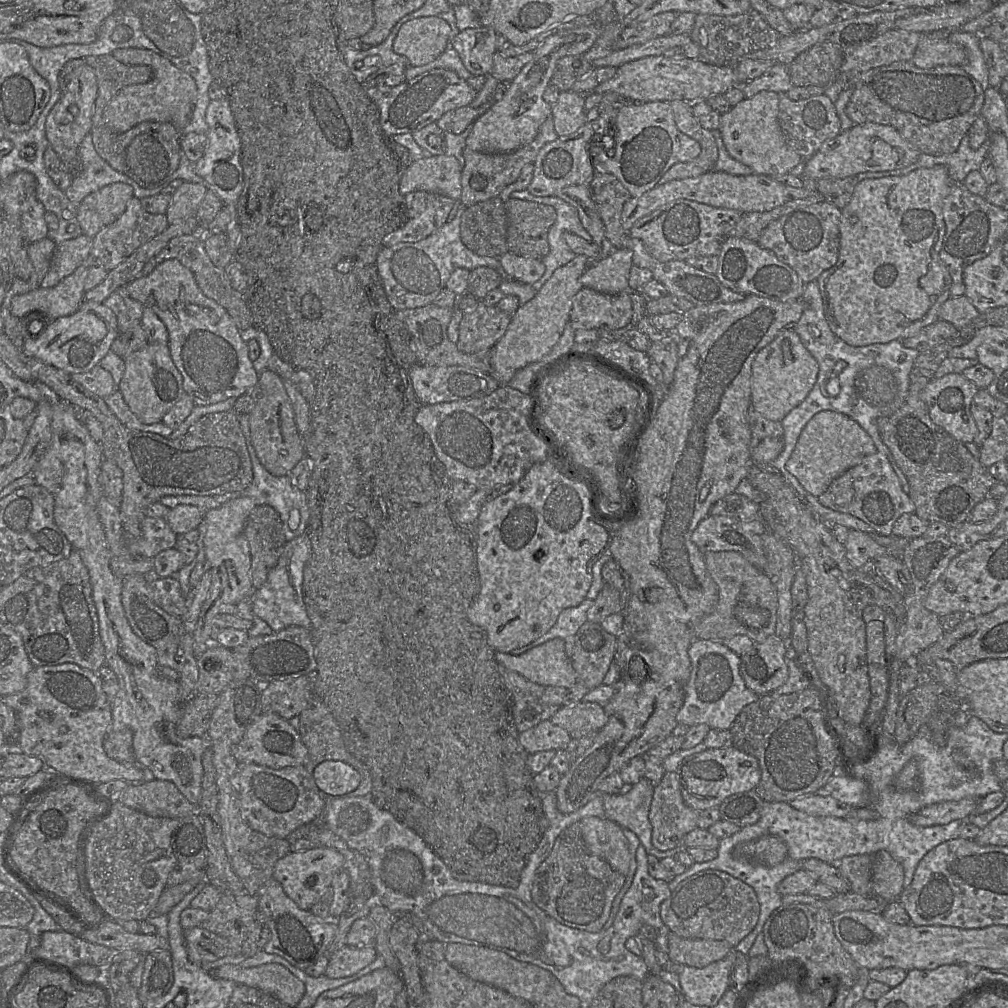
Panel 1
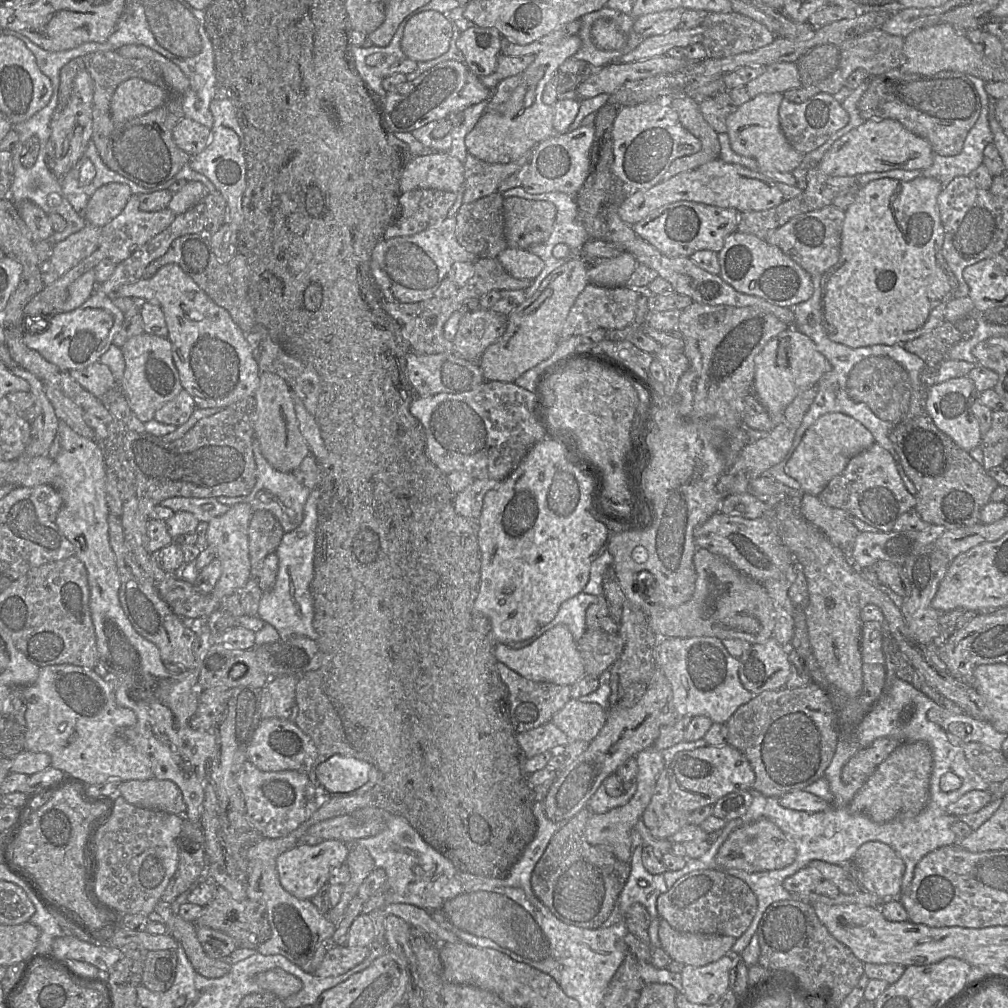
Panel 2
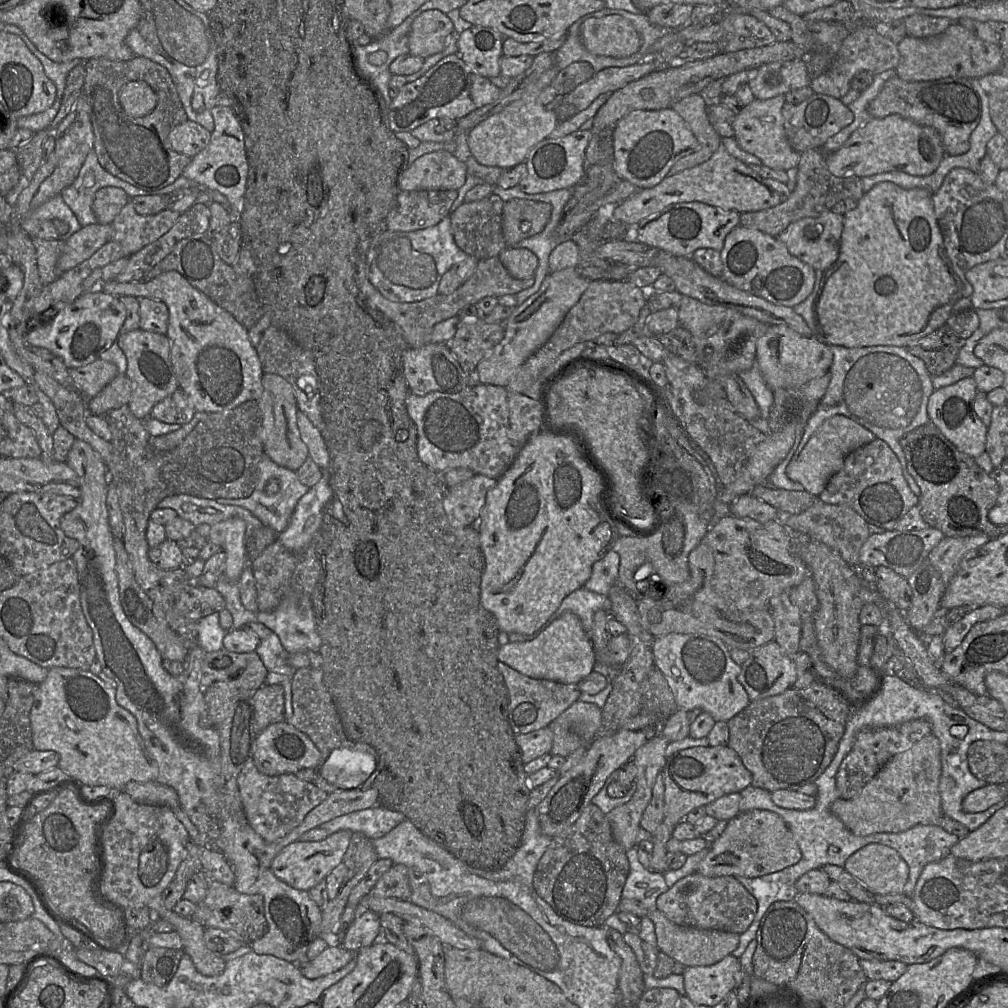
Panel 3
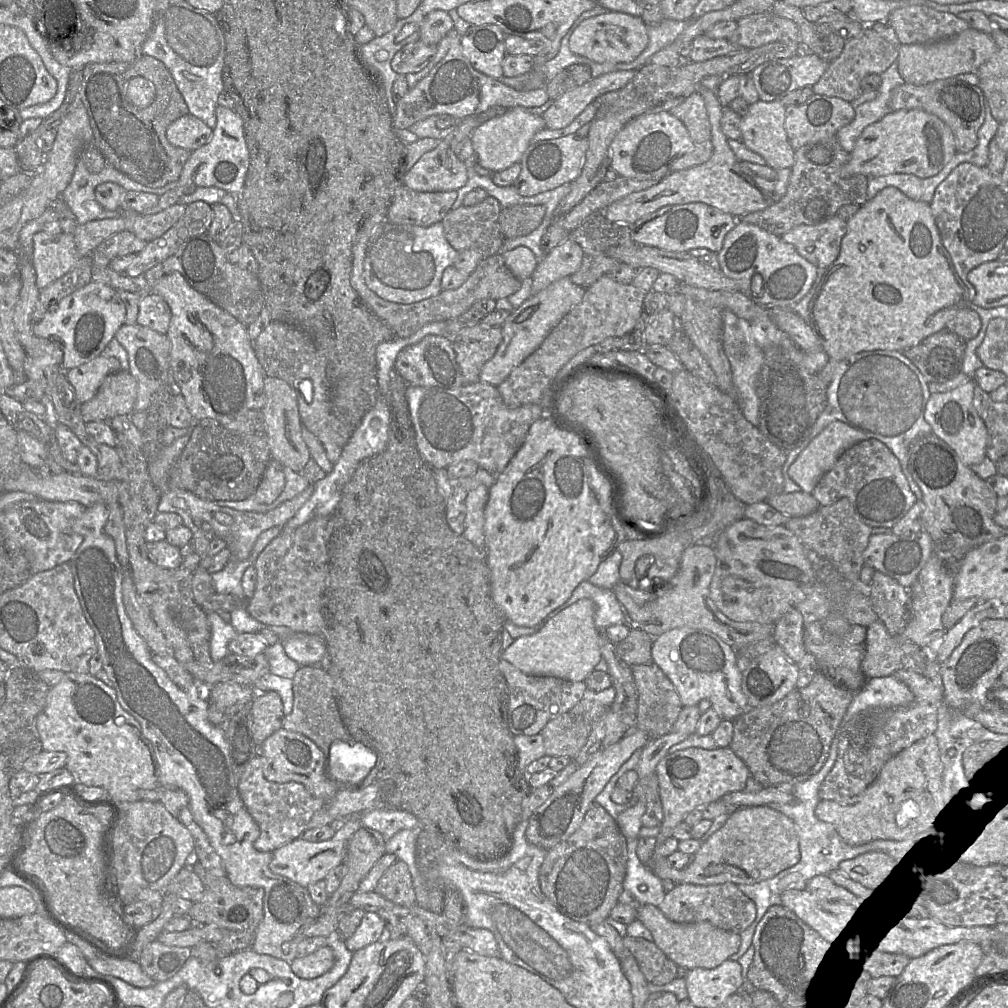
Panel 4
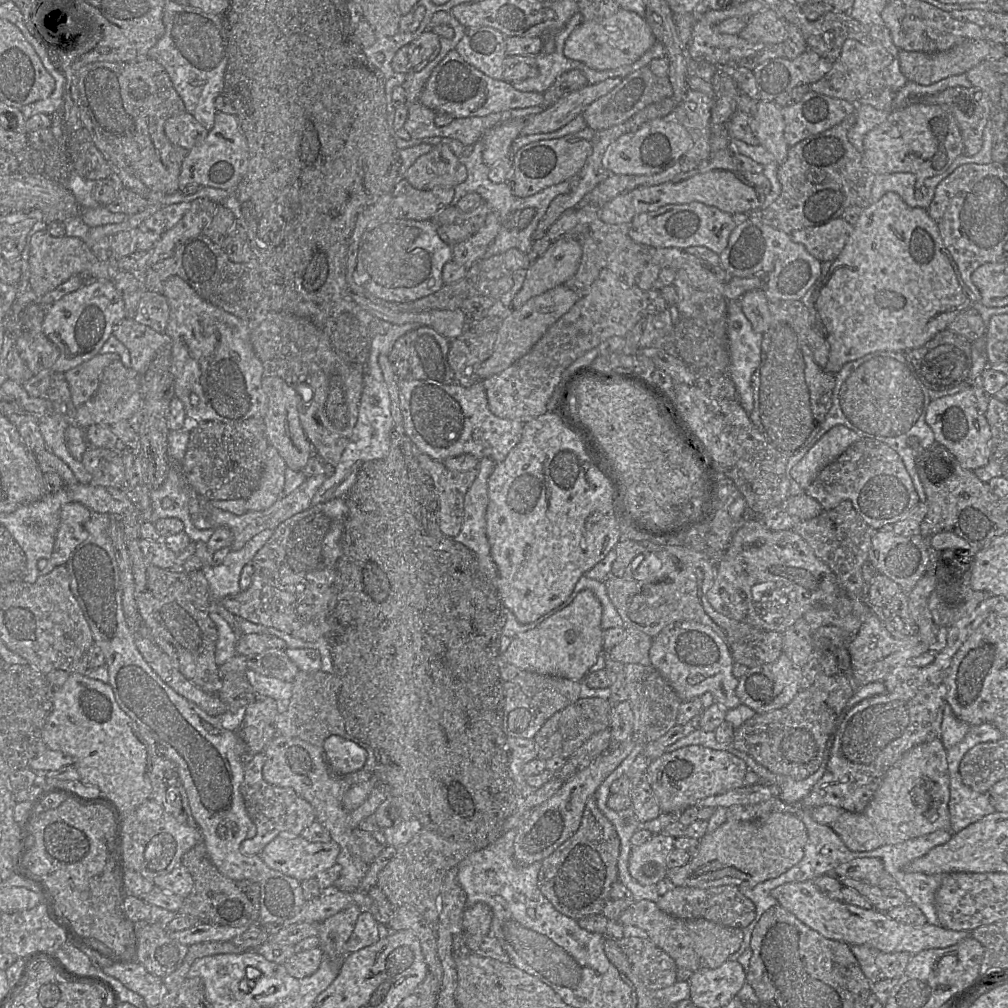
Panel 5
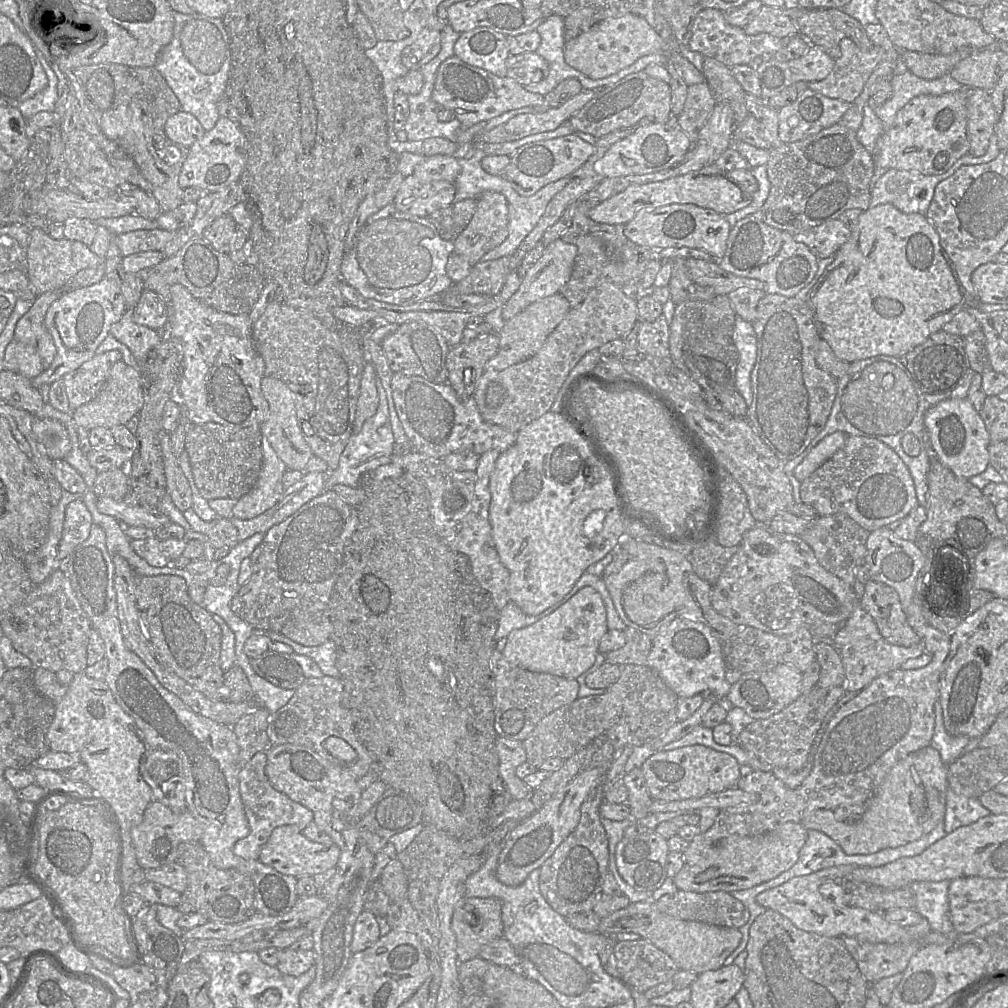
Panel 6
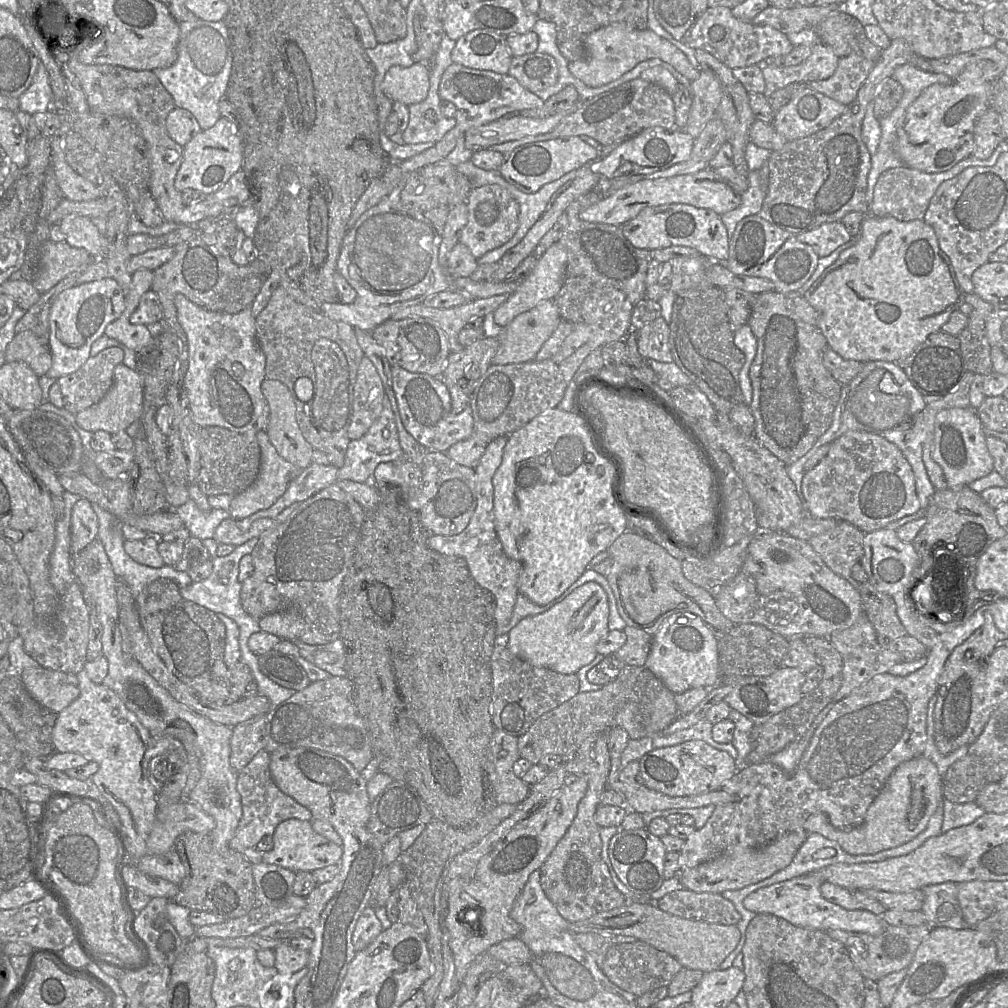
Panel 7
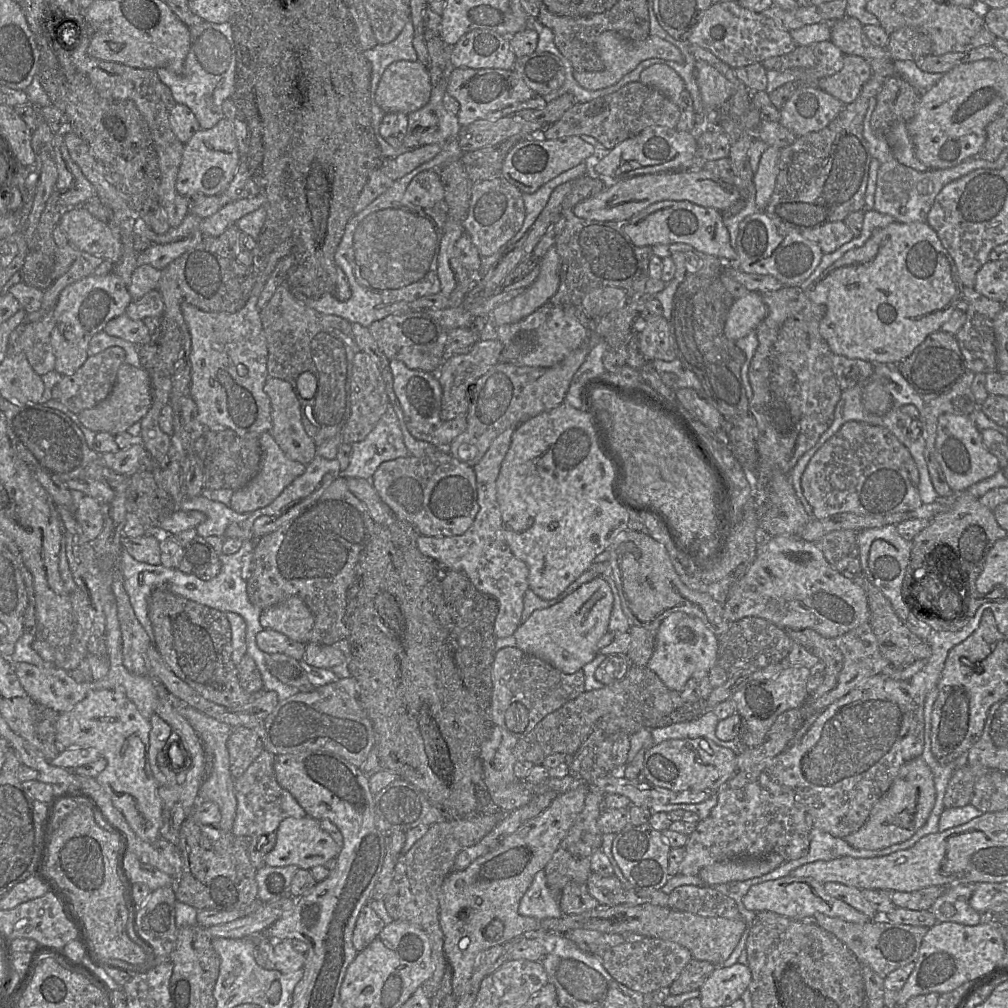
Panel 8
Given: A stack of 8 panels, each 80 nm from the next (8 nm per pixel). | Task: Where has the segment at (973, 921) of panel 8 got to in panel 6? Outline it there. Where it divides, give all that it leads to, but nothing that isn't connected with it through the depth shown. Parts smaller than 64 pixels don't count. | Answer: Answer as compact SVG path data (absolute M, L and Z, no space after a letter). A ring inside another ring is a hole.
M951 880L913 882L909 888L916 896L916 911L926 918L933 931L955 933L950 917L948 889Z

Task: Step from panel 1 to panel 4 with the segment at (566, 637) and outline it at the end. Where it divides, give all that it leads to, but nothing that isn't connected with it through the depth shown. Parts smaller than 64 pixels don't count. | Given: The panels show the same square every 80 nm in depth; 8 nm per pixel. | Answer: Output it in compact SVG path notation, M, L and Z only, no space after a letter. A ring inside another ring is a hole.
M588 580L581 582L574 589L570 598L558 608L558 612L583 598L594 602L594 623L599 631L604 631L612 625L626 624L626 615L614 592L611 589L595 586Z

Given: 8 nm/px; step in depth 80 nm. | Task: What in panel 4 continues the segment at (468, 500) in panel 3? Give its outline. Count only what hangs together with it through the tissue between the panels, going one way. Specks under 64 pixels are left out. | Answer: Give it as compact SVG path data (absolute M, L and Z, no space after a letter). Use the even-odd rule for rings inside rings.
M445 468L433 469L438 491L445 501L446 521L456 534L464 531L466 518L465 499L469 491L479 485L490 488L495 482L495 474L478 468L475 474L468 477L452 478Z

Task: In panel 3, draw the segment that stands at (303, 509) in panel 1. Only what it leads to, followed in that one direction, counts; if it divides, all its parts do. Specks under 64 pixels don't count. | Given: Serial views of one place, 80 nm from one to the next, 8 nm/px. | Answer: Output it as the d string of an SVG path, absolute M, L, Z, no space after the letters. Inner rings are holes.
M264 453L258 465L258 482L253 493L248 498L218 498L216 502L222 505L242 507L256 516L264 526L270 527L277 533L281 533L287 527L299 499L308 490L309 488L300 482L296 472L277 465ZM273 478L279 480L280 489L276 494L268 496L264 492L264 487Z

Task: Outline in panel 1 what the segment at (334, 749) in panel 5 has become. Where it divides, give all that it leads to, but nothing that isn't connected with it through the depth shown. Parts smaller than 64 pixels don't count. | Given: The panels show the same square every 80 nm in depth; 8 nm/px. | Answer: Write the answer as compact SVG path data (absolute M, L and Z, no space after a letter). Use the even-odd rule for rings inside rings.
M325 760L314 769L314 781L325 796L344 796L355 790L360 774L351 765L338 760Z

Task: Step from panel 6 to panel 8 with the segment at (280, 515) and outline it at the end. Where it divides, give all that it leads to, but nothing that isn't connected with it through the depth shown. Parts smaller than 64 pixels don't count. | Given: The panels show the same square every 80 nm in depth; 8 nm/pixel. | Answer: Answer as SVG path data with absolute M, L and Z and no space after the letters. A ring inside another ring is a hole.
M316 455L306 466L302 475L288 485L271 504L252 512L250 517L239 524L240 527L250 532L256 519L261 516L275 515L284 507L306 498L320 486L326 473L332 473L337 477L340 475L340 471L340 463L336 458L328 460Z

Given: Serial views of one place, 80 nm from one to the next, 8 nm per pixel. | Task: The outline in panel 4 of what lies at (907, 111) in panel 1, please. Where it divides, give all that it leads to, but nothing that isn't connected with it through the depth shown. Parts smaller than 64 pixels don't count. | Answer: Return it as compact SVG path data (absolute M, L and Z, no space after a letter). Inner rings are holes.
M956 78L937 80L917 86L904 83L897 86L889 99L890 110L920 109L942 120L952 131L956 152L967 153L975 148L977 132L985 118L985 98L978 85L970 85Z

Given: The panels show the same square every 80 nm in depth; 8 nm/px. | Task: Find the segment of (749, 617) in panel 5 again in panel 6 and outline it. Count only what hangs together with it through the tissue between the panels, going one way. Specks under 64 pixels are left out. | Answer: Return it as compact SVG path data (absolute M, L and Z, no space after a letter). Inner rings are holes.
M757 524L743 535L738 551L711 588L710 601L718 613L738 625L787 637L799 628L813 624L843 624L852 614L857 597L852 588L818 562L812 548L800 536L780 534L768 525Z

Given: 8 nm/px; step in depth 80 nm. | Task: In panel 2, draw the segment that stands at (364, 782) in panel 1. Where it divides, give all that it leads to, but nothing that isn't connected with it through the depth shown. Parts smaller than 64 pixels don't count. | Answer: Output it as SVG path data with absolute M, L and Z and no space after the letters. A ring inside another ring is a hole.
M319 670L306 672L298 677L295 691L295 704L298 712L294 724L311 738L317 750L317 758L313 768L316 768L317 765L326 761L333 755L354 757L367 761L371 764L369 779L363 786L349 793L350 795L356 795L370 791L378 779L377 768L372 765L372 758L368 754L354 749L354 747L346 739L343 725L336 707L331 699L322 690Z

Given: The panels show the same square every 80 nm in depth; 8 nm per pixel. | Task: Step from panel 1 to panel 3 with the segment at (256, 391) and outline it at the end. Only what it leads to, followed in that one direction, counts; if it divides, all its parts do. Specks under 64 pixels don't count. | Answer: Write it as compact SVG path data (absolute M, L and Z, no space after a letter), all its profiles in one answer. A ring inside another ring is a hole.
M264 374L262 386L263 393L257 402L262 415L261 439L264 453L277 465L295 472L309 457L309 450L300 437L298 407L293 388L289 382L276 374Z

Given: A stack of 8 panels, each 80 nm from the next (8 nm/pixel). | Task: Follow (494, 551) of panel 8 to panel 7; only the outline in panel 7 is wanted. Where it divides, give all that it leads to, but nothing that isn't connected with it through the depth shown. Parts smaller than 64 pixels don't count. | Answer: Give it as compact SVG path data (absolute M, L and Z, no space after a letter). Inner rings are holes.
M508 435L494 439L486 448L477 467L476 497L477 505L468 526L460 534L452 536L429 535L427 545L430 549L449 556L458 556L466 560L471 576L483 589L489 591L495 599L495 623L497 627L506 626L512 616L519 591L517 582L522 564L509 558L503 551L494 523L494 488L492 478L502 462L503 451Z

